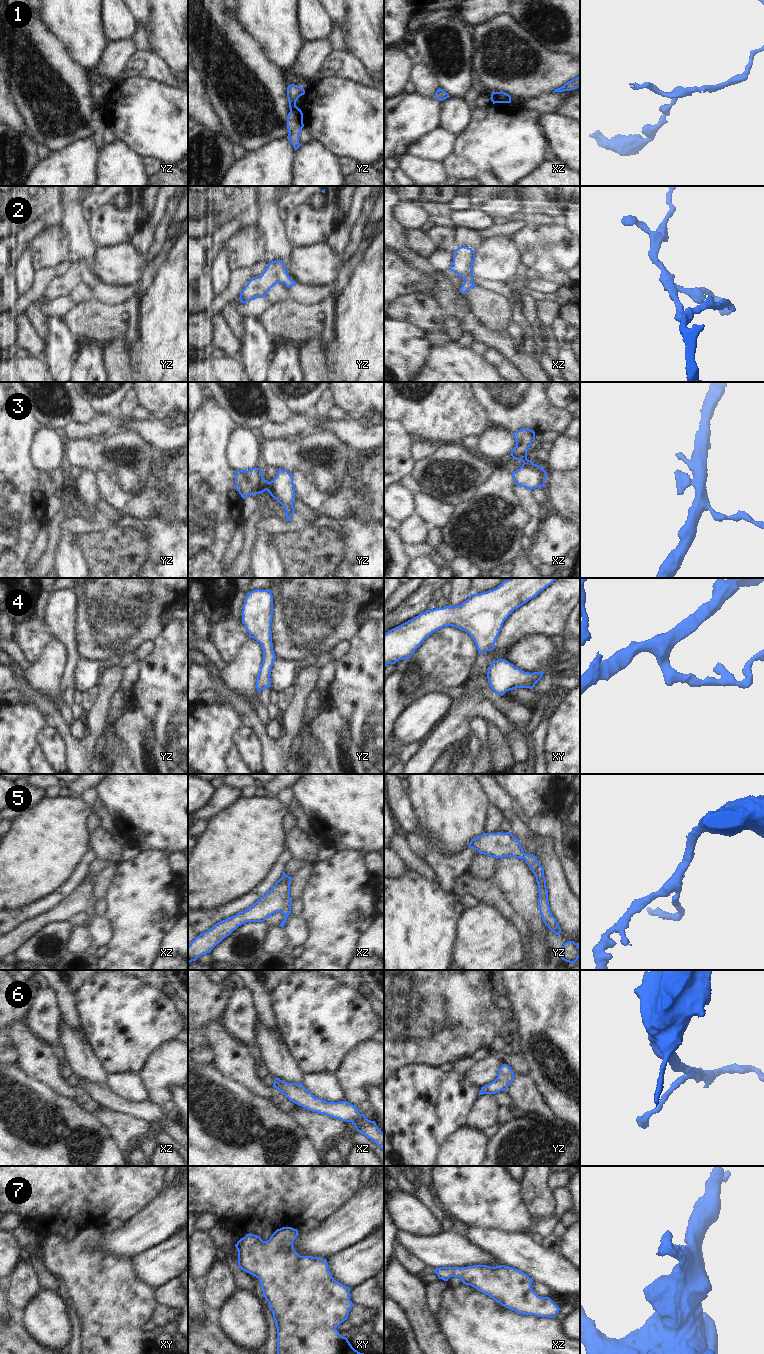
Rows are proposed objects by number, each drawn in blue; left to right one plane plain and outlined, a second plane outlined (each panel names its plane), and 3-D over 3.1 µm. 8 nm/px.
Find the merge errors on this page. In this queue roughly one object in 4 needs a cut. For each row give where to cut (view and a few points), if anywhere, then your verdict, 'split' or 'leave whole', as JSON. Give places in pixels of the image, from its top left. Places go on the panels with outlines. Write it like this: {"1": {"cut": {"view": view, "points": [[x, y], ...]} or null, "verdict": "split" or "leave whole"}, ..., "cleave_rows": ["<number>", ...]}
{"1": {"cut": {"view": "yz", "points": [[290, 108], [298, 109]]}, "verdict": "split"}, "2": {"cut": null, "verdict": "leave whole"}, "3": {"cut": {"view": "yz", "points": [[264, 480], [267, 484], [267, 489]]}, "verdict": "split"}, "4": {"cut": null, "verdict": "leave whole"}, "5": {"cut": null, "verdict": "leave whole"}, "6": {"cut": null, "verdict": "leave whole"}, "7": {"cut": null, "verdict": "leave whole"}, "cleave_rows": ["1", "3"]}

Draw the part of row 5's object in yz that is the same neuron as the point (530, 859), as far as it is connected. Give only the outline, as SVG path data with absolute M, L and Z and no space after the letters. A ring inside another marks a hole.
M511 832L483 833L470 841L469 848L496 859L503 857L524 859L536 876L539 890L538 906L543 922L548 926L549 930L558 936L560 935L561 928L556 918L552 915L548 904L548 890L544 877L544 868L538 863L535 855L524 852L519 840Z

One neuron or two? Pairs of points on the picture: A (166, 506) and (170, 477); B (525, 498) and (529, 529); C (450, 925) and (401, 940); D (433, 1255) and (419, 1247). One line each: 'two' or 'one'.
A: one
B: one
C: one
D: one

